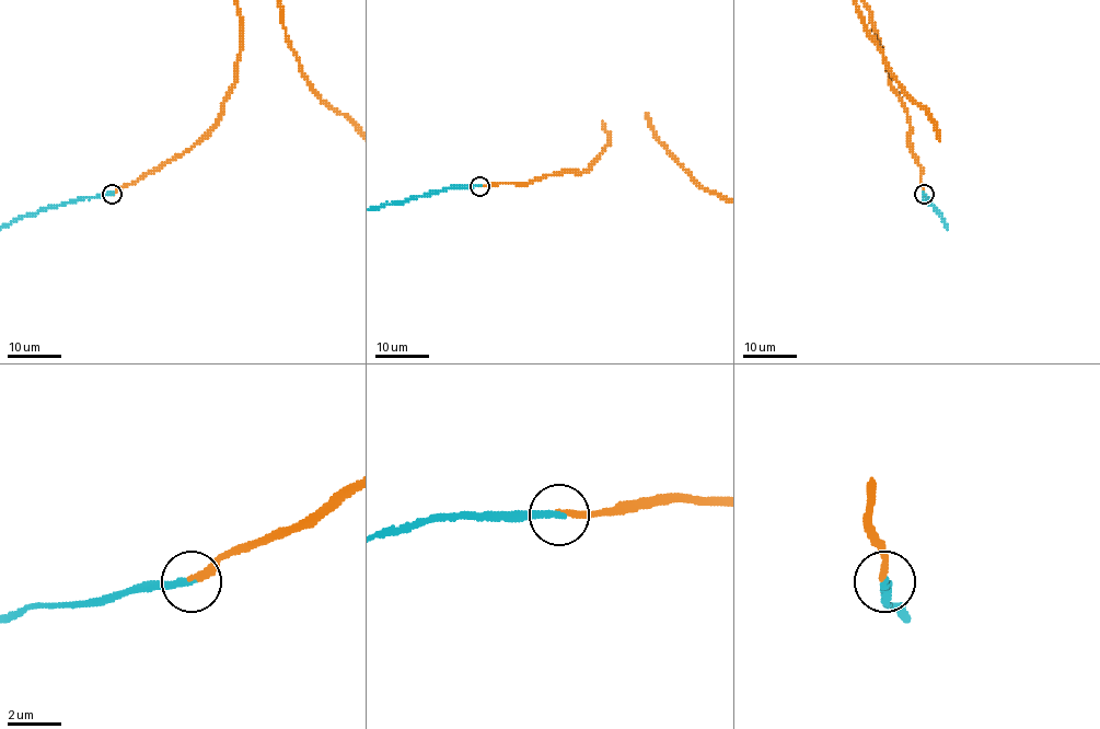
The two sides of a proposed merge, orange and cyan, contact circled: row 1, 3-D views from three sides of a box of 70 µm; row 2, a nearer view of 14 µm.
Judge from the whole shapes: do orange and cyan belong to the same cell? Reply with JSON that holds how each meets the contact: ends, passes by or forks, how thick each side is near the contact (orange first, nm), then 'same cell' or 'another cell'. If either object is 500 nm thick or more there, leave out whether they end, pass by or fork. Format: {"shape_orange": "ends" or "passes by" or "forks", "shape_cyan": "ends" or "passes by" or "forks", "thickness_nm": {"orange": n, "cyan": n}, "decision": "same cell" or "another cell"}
{"shape_orange": "ends", "shape_cyan": "ends", "thickness_nm": {"orange": 260, "cyan": 280}, "decision": "another cell"}

